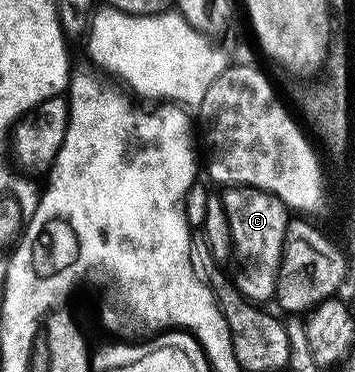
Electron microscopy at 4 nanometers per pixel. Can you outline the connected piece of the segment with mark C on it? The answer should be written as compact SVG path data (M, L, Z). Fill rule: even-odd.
M231 186L223 191L224 211L230 224L232 258L237 270L234 281L240 293L253 304L268 304L274 298L276 269L280 264L290 211L282 200L254 186Z

